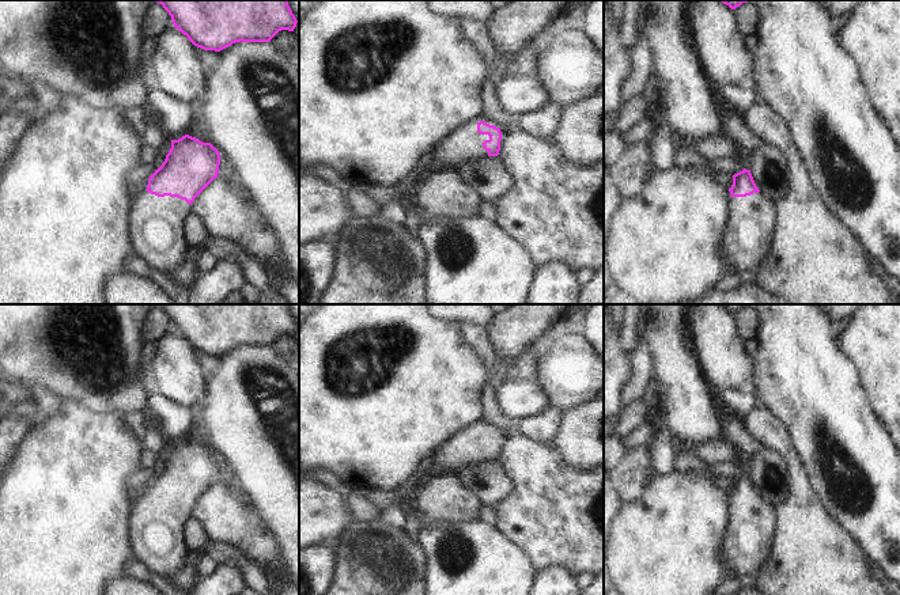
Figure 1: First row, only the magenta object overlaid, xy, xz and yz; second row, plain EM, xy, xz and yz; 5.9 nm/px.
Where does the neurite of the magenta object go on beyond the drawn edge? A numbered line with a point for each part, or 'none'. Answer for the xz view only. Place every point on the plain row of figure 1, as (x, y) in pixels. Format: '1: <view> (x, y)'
1: xz (462, 448)

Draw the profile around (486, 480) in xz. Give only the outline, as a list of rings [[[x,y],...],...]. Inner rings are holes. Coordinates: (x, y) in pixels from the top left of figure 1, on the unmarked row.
[[[498,461],[465,465],[450,475],[470,490],[483,505],[494,507],[513,489],[511,481]]]

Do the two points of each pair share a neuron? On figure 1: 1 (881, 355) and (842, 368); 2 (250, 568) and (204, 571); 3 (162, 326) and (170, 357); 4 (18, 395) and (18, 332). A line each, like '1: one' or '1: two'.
1: two
2: two
3: two
4: two

